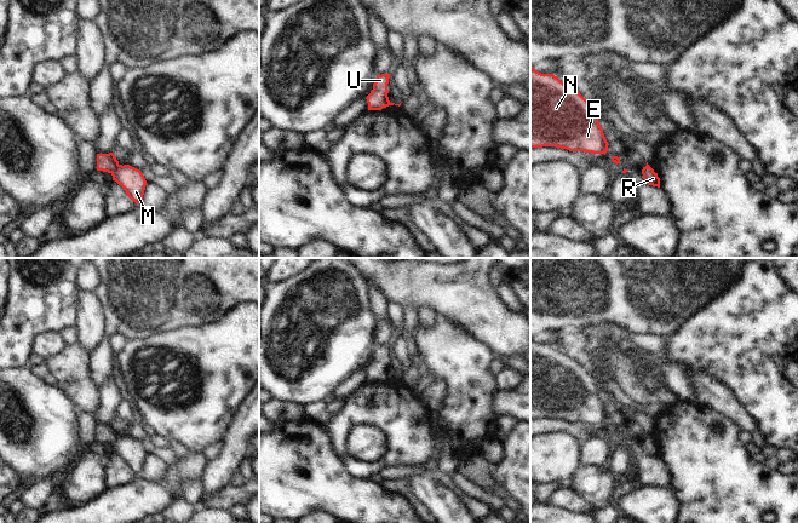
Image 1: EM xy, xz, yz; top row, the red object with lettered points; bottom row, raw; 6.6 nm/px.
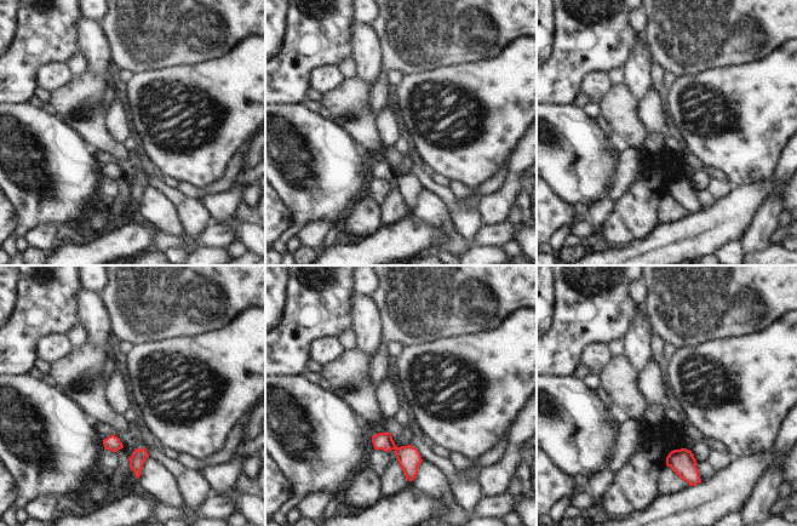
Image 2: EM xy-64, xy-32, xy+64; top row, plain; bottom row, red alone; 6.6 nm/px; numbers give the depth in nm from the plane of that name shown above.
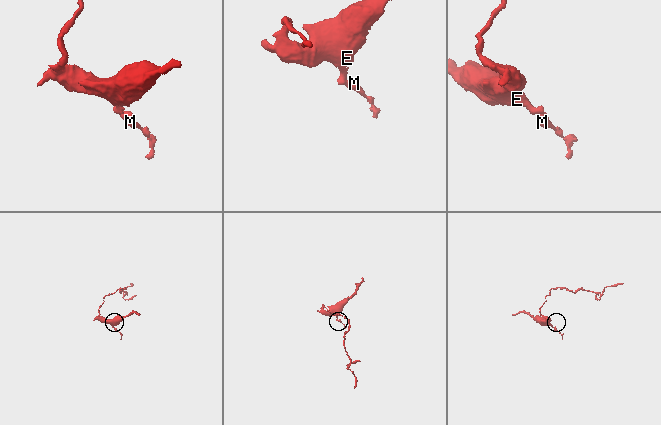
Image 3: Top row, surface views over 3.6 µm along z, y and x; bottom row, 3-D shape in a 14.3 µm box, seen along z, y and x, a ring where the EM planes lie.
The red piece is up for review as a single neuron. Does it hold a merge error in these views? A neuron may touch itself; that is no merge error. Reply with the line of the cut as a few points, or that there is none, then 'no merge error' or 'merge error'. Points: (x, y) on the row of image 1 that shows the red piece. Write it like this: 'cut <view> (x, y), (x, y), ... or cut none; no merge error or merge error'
cut xy (119, 165), (112, 173); merge error

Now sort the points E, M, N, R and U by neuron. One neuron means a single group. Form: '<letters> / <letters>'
E N U / M R

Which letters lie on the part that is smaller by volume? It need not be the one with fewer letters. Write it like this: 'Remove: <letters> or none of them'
Remove: M, R

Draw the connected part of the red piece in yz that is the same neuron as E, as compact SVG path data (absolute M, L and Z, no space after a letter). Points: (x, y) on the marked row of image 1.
M530 67L530 148L542 146L604 155L608 151L595 105L553 74L541 74Z

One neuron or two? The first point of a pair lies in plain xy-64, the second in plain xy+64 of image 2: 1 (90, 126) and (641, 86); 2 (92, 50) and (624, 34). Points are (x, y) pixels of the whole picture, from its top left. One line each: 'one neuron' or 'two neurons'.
1: two neurons
2: two neurons

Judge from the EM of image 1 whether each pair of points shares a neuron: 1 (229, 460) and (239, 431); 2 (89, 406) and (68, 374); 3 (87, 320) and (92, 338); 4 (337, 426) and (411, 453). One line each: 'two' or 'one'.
1: one
2: one
3: one
4: one

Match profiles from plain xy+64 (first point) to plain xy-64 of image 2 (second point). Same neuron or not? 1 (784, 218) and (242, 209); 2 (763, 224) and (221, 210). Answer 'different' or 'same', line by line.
1: same
2: same

